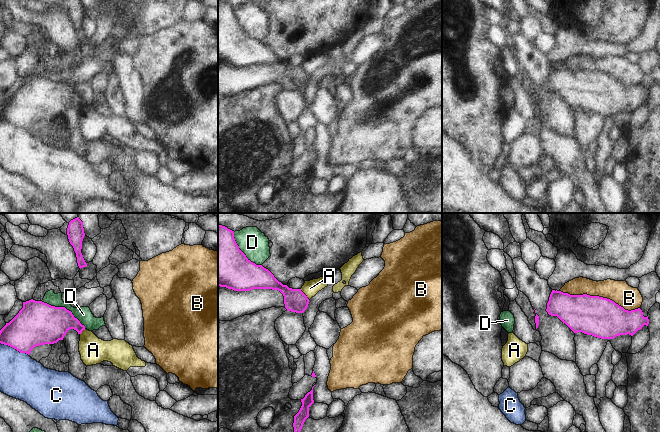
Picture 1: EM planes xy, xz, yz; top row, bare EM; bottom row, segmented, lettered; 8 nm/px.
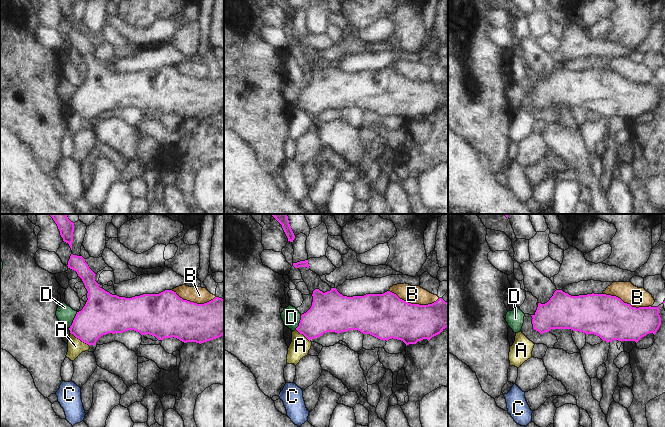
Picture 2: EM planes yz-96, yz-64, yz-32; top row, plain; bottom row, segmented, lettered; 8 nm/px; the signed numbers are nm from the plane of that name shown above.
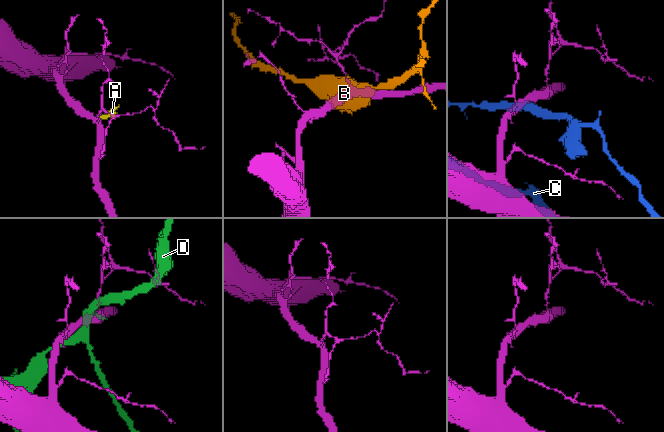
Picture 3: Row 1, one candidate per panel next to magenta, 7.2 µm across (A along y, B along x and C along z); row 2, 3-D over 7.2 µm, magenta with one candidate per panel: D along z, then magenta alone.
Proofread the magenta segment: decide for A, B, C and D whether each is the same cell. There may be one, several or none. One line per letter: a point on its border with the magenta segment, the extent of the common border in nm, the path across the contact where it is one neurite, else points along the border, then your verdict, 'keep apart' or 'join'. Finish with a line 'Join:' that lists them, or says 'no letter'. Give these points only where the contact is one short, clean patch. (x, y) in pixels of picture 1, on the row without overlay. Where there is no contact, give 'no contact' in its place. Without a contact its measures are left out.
A: contact xz (304, 70); length 120 nm; border xz (300, 65), (309, 75); keep apart
B: contact yz (600, 73); length 650 nm; keep apart
C: contact xy (14, 124); length 260 nm; keep apart
D: contact xy (64, 83); length 420 nm; keep apart
Join: no letter

